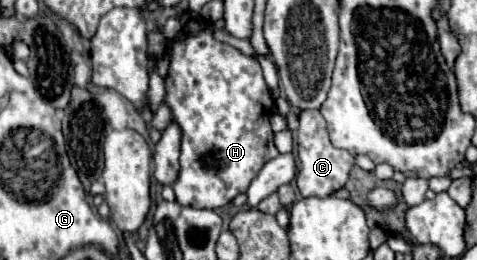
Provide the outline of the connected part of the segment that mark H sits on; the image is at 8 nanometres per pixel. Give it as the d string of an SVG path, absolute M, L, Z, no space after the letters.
M222 20L218 22L206 22L206 28L200 30L200 34L196 36L190 36L186 30L182 30L178 34L176 40L170 42L170 52L172 52L172 60L170 60L170 70L168 70L168 78L166 78L166 104L170 106L172 110L172 116L174 120L180 124L182 128L182 148L180 148L180 172L178 172L178 178L174 180L172 184L172 190L176 194L176 202L182 204L182 206L192 206L192 208L222 208L226 206L228 202L232 202L238 194L246 192L250 182L256 178L256 174L262 170L262 166L270 160L270 158L276 158L280 152L276 150L274 146L274 132L270 128L270 116L274 114L274 100L270 96L270 90L264 82L264 76L262 76L262 68L258 64L256 58L252 56L244 56L240 50L228 46L228 44L222 44L218 42L214 36L212 36L212 28L222 28Z

